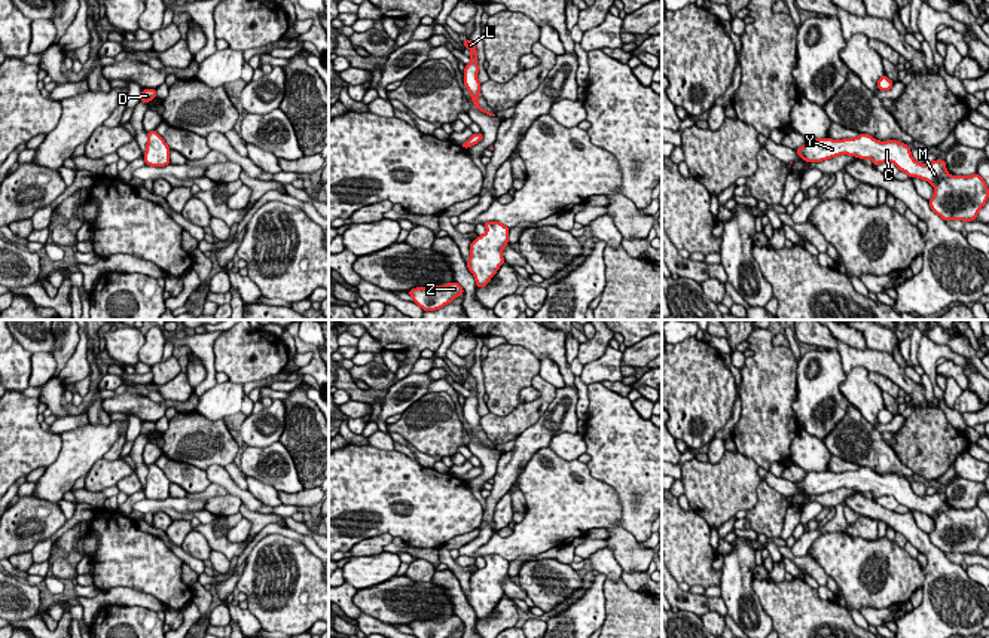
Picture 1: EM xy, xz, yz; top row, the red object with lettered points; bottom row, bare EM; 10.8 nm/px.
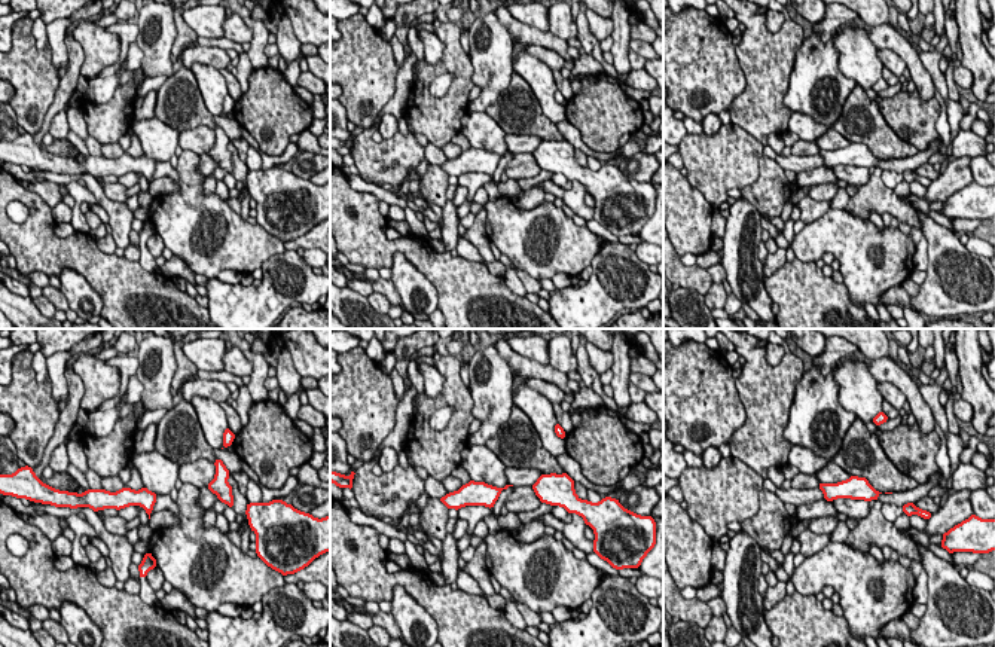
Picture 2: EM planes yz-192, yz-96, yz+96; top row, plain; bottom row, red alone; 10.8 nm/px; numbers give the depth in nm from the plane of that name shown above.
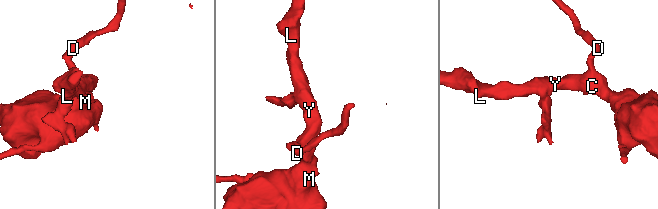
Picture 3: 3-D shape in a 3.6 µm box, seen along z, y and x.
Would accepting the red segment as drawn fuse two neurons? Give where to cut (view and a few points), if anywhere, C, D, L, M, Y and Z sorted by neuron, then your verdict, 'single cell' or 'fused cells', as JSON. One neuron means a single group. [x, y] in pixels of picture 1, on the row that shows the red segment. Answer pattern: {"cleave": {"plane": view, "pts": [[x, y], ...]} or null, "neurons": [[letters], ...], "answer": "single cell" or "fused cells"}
{"cleave": null, "neurons": [["C", "D", "L", "M", "Y", "Z"]], "answer": "single cell"}

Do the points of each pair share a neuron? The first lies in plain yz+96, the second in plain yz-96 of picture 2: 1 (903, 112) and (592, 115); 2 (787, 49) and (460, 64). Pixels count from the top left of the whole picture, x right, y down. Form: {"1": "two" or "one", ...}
{"1": "one", "2": "one"}

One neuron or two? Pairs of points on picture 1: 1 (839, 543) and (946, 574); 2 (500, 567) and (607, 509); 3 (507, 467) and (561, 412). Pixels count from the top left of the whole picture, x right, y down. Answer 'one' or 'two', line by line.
1: two
2: one
3: one

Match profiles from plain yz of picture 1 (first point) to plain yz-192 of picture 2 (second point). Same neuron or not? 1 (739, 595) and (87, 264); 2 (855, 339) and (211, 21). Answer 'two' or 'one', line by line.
1: two
2: one

